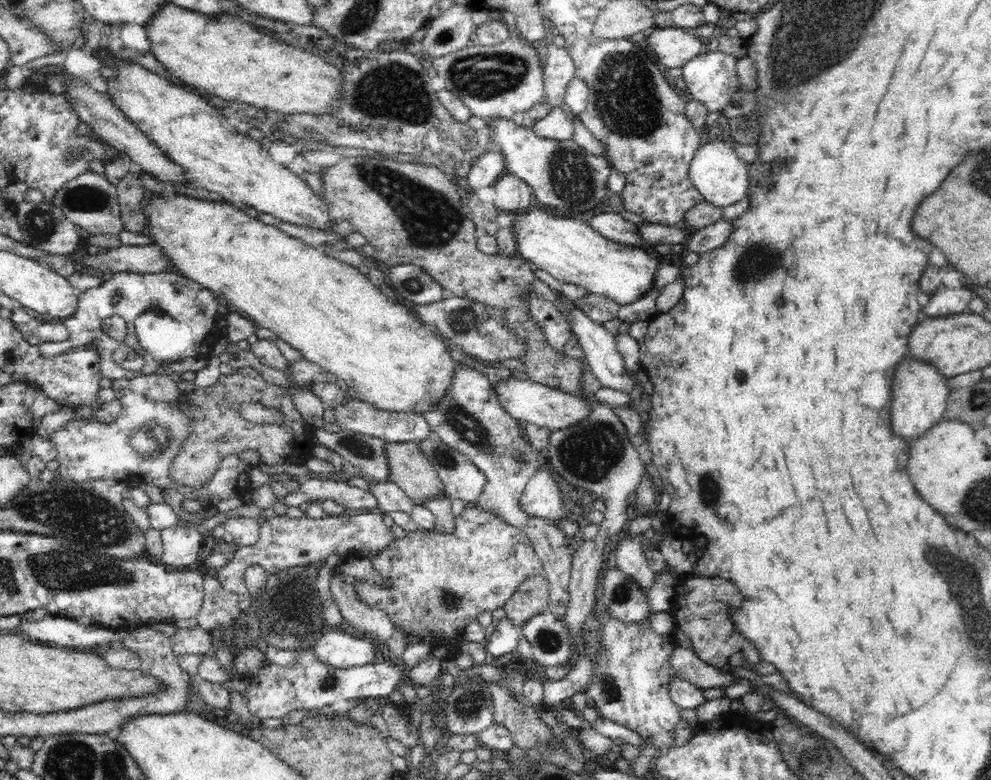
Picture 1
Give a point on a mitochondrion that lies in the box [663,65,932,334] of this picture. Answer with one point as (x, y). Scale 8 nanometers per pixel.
(767, 259)

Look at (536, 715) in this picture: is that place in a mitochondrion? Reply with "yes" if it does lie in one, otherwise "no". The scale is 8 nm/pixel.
no

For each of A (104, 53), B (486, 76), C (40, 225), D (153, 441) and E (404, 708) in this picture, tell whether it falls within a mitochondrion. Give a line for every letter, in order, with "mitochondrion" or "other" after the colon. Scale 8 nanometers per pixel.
A: other
B: mitochondrion
C: mitochondrion
D: mitochondrion
E: other

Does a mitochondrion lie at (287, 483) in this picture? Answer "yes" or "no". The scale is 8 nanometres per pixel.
no

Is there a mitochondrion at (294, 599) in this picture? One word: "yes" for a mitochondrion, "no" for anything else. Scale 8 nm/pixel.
yes

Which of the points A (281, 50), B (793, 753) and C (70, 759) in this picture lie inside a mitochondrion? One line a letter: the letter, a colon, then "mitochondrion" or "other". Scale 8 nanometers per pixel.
A: other
B: mitochondrion
C: mitochondrion

